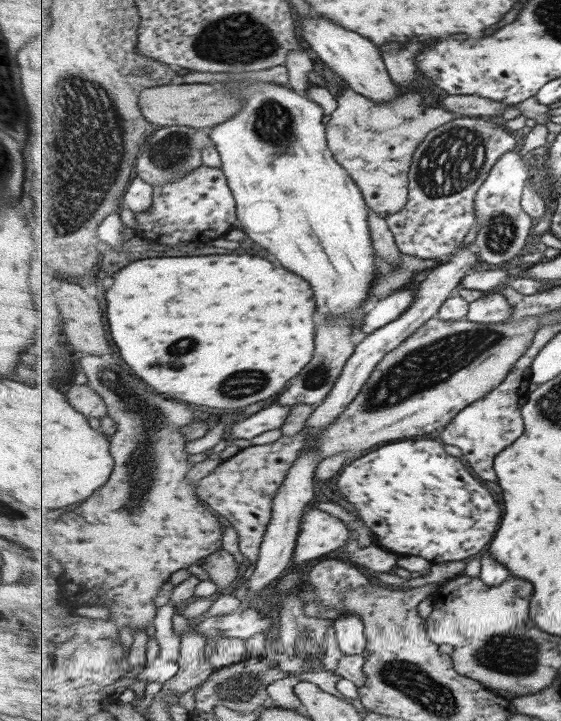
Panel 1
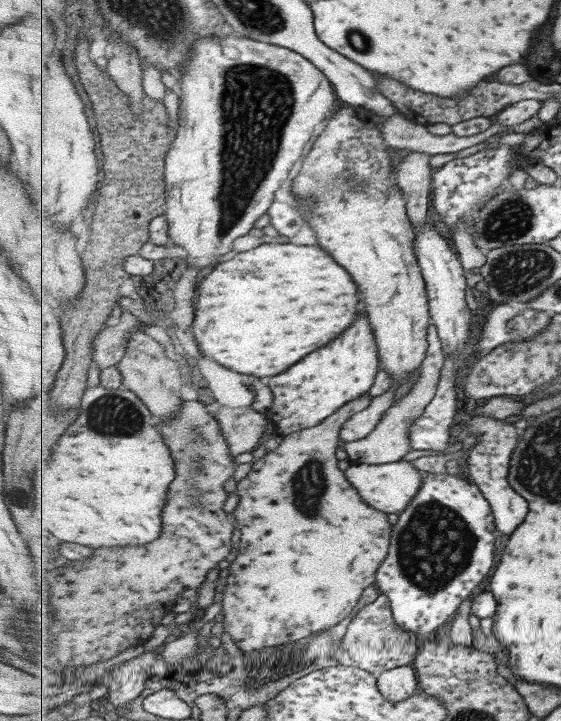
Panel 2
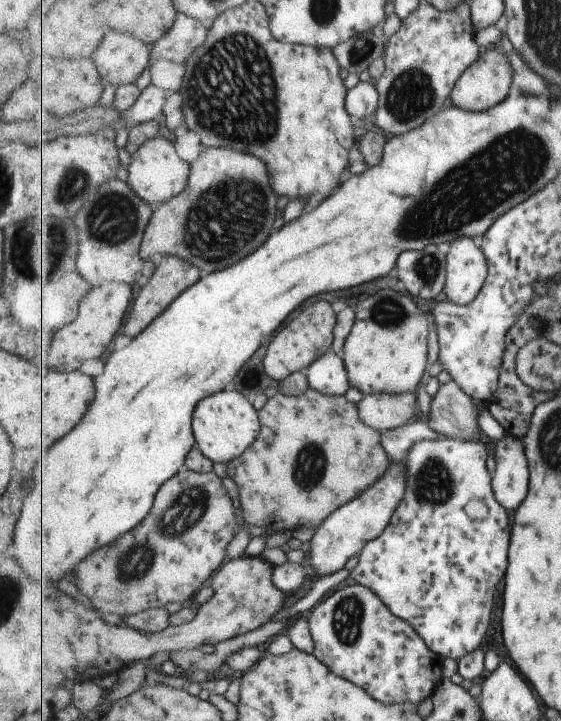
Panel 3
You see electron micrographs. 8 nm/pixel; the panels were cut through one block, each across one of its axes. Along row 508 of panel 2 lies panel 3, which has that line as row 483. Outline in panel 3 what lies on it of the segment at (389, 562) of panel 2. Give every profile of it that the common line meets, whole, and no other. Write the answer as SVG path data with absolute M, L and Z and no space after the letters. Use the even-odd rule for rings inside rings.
M441 436L435 440L424 440L414 444L412 449L408 452L405 458L406 464L406 496L400 502L398 509L394 512L394 516L391 519L387 528L371 542L365 545L365 548L359 554L359 562L355 568L352 569L352 578L355 582L369 587L371 590L375 590L383 602L391 609L391 614L395 614L397 618L401 616L401 619L405 622L409 622L411 626L415 628L415 632L419 634L419 638L423 638L423 642L427 644L427 648L435 654L443 658L453 659L458 661L471 654L471 652L477 650L489 630L489 620L491 620L491 612L495 608L495 590L499 586L499 582L503 580L505 576L505 570L507 570L507 562L509 562L509 544L511 544L511 518L509 518L509 512L501 506L498 498L495 496L494 487L492 486L492 476L487 470L487 456L489 456L489 450L487 450L487 444L480 439L469 439L464 441L463 439L456 439L453 437ZM471 500L484 500L489 512L491 512L491 518L487 520L471 520L469 514L467 514L467 504Z

